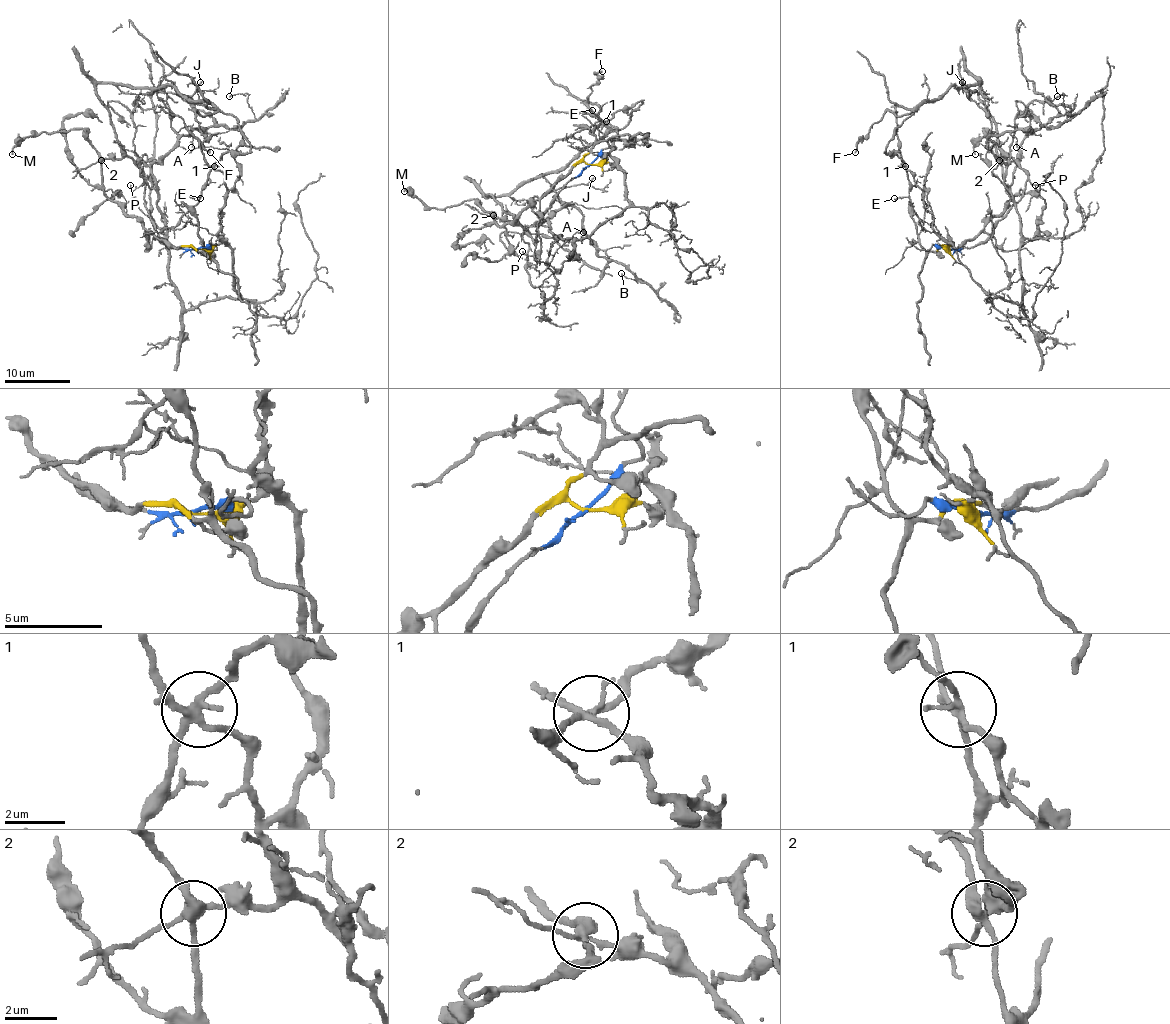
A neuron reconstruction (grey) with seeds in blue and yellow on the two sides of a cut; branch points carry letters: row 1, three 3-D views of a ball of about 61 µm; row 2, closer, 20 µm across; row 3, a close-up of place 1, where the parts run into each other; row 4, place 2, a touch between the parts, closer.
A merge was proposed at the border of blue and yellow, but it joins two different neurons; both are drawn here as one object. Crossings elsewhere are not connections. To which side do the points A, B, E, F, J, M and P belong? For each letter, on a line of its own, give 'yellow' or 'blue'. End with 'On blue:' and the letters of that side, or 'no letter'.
A: yellow
B: yellow
E: blue
F: blue
J: blue
M: yellow
P: blue
On blue: E, F, J, P

